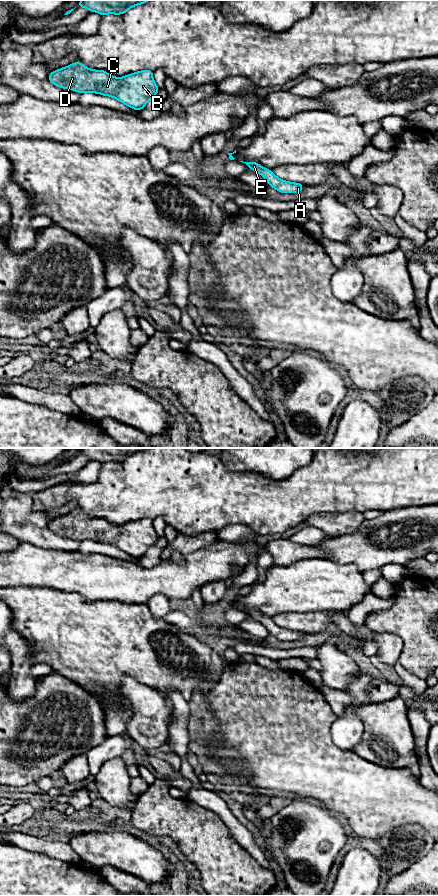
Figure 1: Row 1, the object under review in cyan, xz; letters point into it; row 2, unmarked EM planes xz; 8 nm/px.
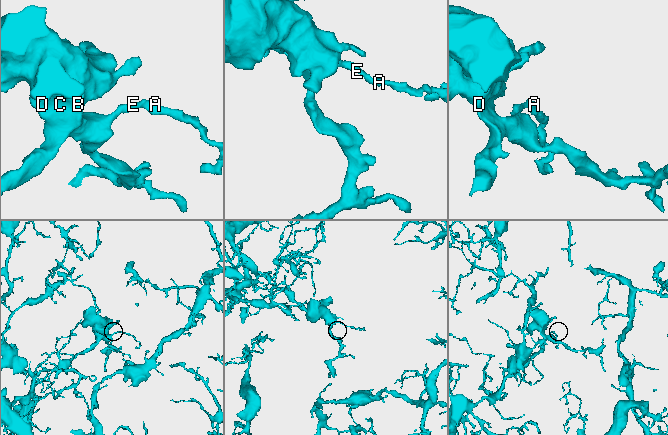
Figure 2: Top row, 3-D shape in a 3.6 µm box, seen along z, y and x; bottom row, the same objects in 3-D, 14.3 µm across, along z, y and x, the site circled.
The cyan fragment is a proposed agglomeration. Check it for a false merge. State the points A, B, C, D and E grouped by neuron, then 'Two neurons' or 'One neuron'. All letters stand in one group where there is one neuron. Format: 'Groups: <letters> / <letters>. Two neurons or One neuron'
Groups: A B C D E. One neuron

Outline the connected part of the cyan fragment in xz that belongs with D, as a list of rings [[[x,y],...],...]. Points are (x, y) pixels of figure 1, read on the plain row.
[[[74,510],[51,520],[48,527],[60,536],[80,542],[91,540],[115,546],[138,559],[159,539],[153,527],[153,519],[147,517],[119,526],[104,518],[89,517],[81,510]]]

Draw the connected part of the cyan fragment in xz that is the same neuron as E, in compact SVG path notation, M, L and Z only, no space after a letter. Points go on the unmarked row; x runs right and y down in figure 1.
M240 610L245 611L251 618L263 624L271 635L281 641L299 641L304 635L301 631L292 631L278 626L272 618L260 614L257 610Z

